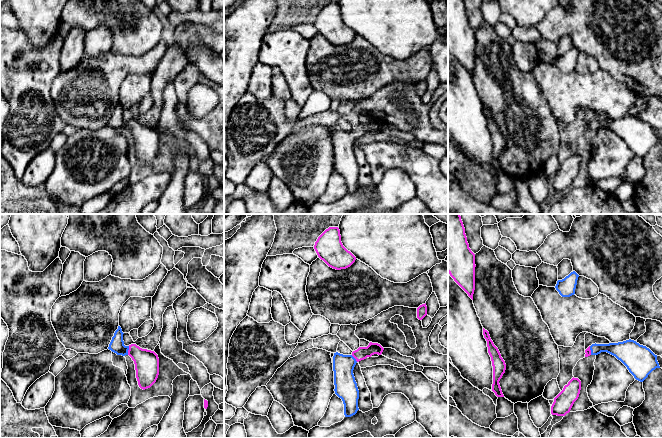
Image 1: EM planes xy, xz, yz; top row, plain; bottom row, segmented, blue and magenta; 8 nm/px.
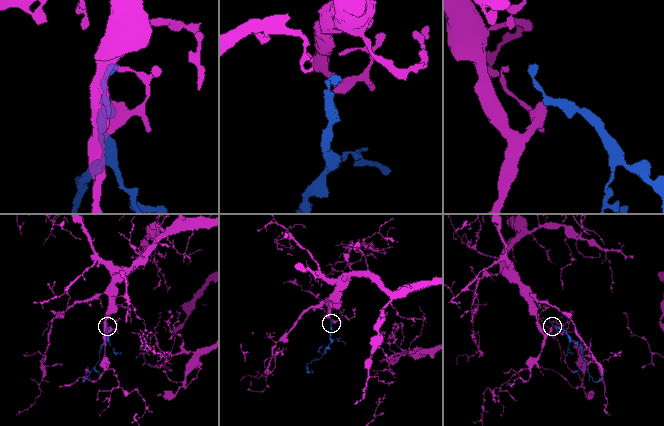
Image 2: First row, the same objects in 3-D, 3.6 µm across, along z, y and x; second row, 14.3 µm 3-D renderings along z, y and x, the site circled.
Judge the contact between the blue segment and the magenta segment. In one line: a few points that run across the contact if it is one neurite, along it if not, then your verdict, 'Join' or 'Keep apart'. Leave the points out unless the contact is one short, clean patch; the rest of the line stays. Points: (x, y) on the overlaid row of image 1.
Line: xy (116, 345), (120, 349), (128, 349), (133, 350), (146, 362). Join

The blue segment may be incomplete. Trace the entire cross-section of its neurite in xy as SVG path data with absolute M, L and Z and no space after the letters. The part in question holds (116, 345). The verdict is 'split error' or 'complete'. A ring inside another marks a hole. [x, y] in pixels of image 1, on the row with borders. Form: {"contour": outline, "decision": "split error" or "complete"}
{"contour": "M120 326L115 331L108 349L117 355L129 355L135 364L136 378L141 389L150 388L159 375L159 358L151 350L142 349L136 344L124 345L123 332Z", "decision": "split error"}

